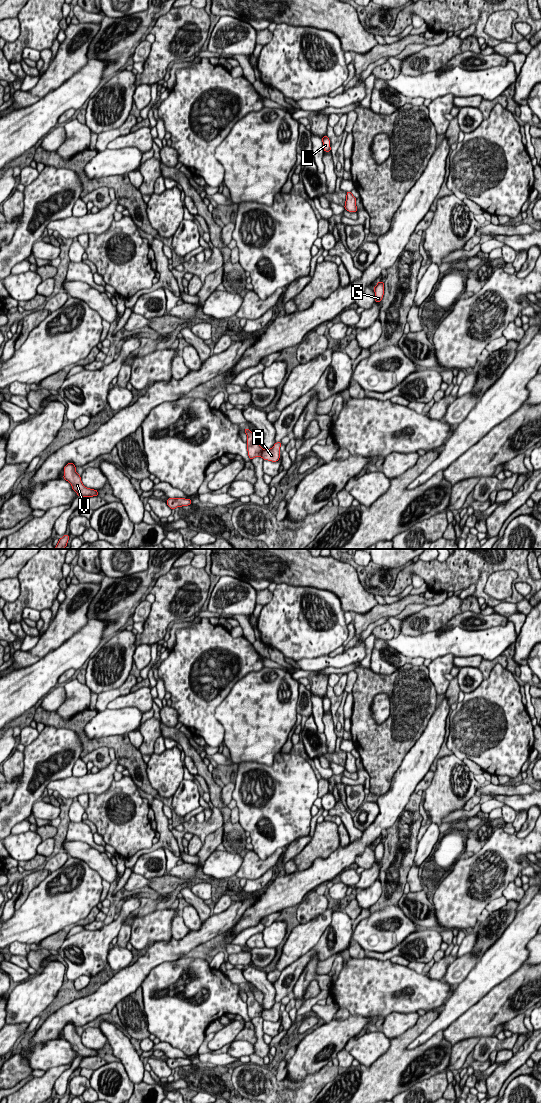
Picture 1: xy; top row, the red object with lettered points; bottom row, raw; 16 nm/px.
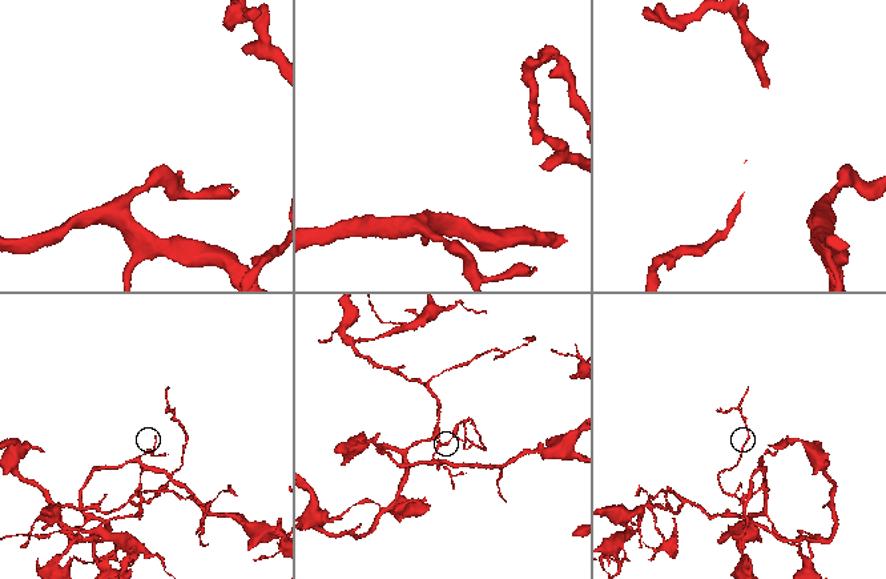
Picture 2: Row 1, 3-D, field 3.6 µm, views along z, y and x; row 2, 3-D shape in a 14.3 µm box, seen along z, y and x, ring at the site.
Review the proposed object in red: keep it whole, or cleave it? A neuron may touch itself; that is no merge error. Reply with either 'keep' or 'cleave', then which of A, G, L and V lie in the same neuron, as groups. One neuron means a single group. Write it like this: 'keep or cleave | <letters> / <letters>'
cleave | A G L / V

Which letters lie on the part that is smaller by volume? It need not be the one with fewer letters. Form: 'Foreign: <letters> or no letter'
Foreign: A, G, L

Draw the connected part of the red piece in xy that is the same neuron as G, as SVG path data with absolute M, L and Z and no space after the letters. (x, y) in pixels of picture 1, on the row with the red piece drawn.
M378 281L377 285L374 287L374 292L375 292L375 301L380 302L383 298L384 295L384 283Z

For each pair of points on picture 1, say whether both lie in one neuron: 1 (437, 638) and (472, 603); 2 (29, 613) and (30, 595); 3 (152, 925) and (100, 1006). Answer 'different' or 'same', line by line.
1: different
2: different
3: different

